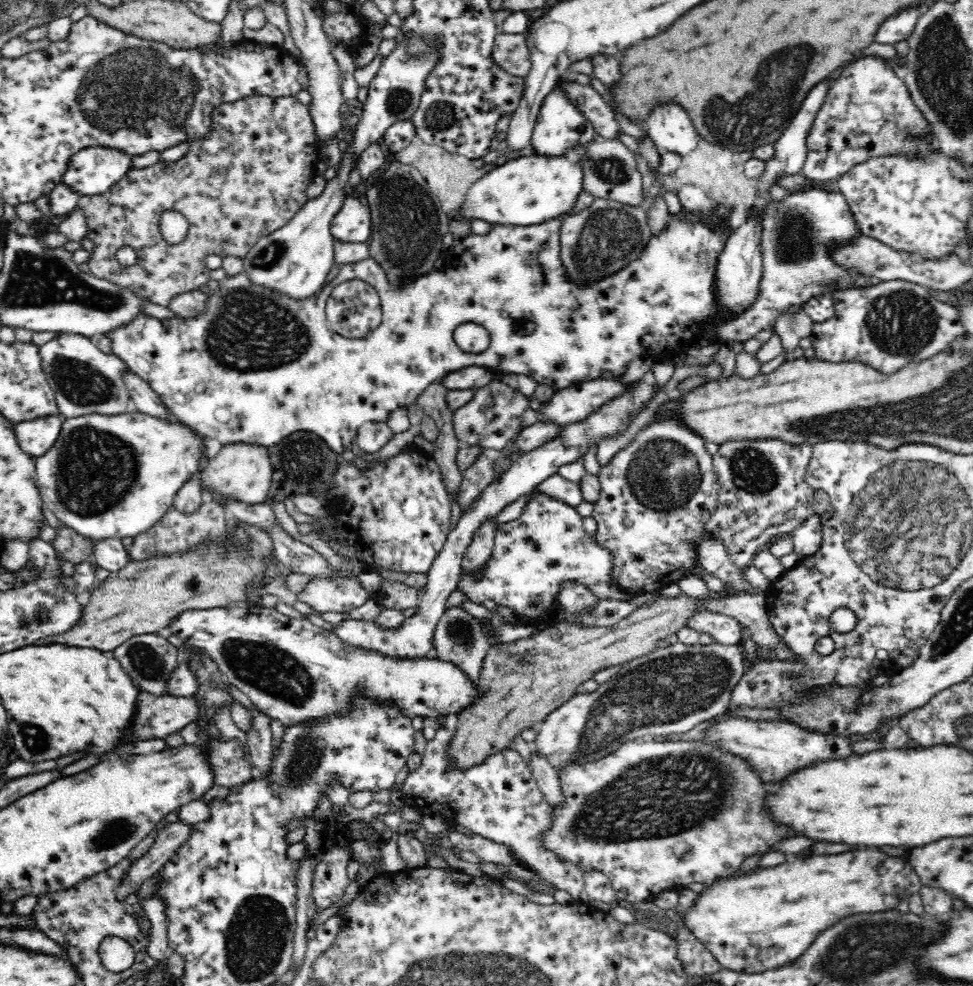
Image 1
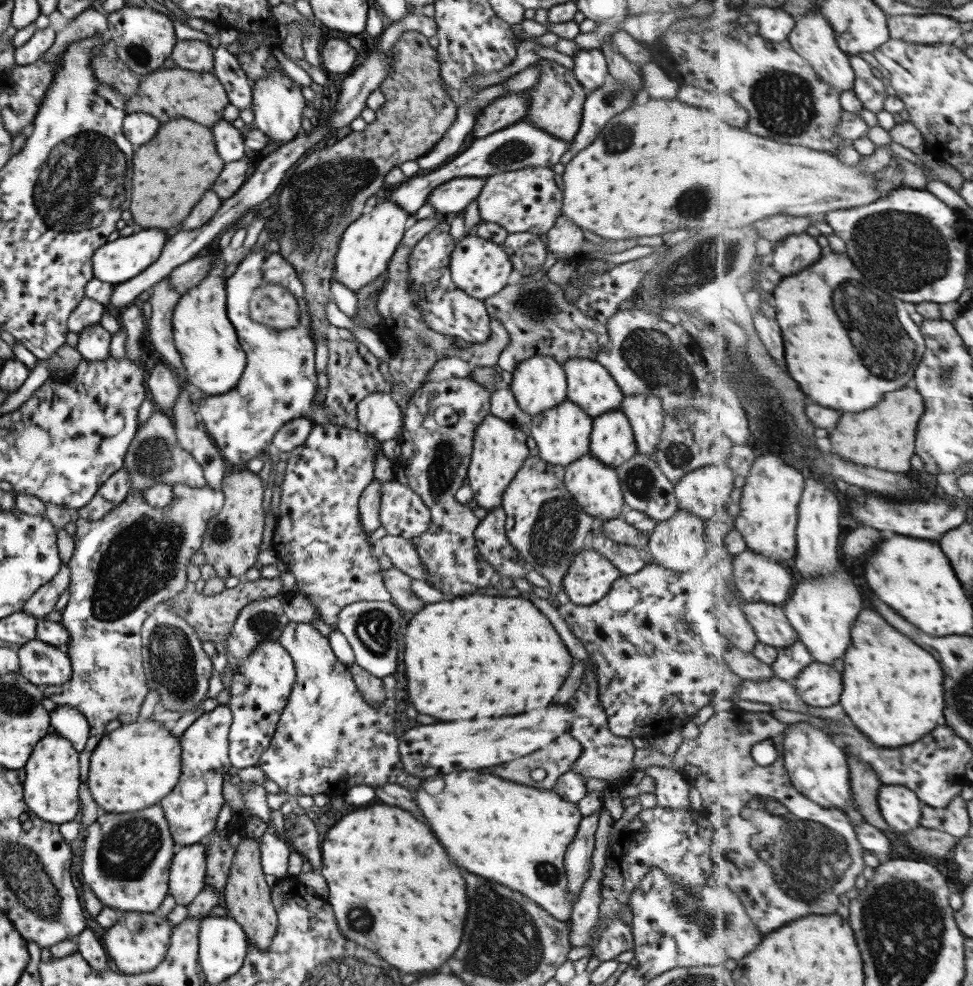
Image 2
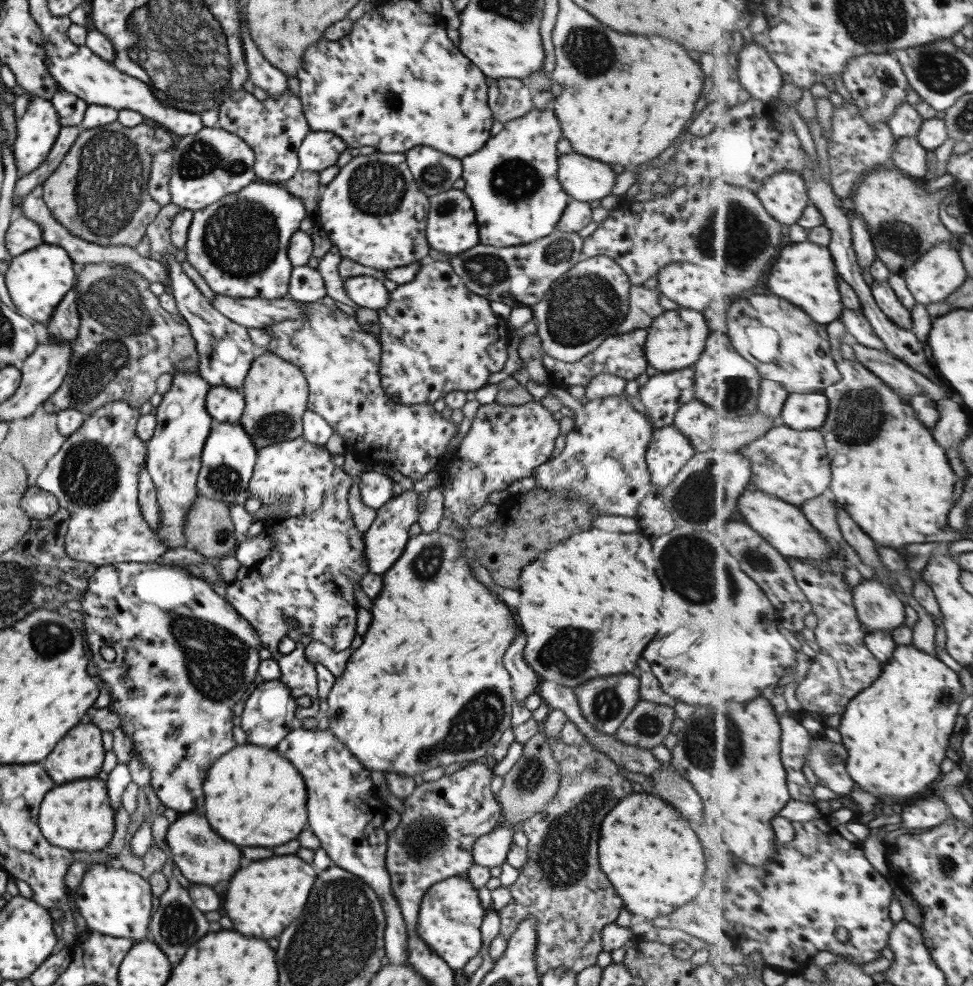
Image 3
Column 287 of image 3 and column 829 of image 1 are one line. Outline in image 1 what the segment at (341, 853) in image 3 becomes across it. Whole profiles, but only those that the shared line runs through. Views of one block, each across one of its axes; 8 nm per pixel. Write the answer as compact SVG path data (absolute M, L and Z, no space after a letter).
M745 717L722 721L711 729L704 739L722 742L726 750L732 750L734 754L740 754L742 758L750 760L754 770L768 784L780 784L794 772L816 766L826 760L850 758L854 754L852 744L855 740L850 738L846 731L822 733L822 731L811 731L789 722L752 721Z

